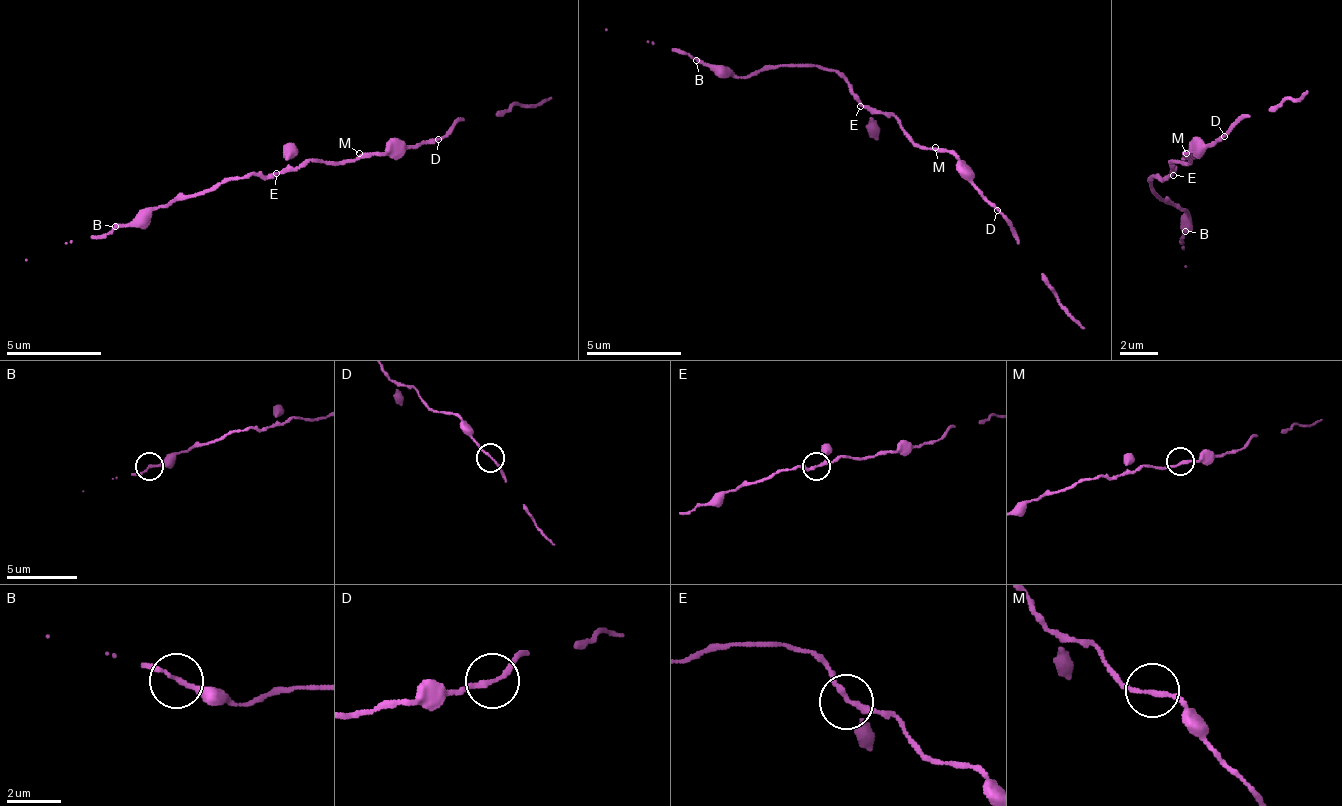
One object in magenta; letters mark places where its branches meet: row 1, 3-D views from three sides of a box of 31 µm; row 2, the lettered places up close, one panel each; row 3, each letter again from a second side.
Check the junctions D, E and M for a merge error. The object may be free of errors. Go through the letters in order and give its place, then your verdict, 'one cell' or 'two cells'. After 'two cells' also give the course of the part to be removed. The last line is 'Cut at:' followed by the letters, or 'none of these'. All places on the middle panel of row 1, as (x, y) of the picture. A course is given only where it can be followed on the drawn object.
D: place (997, 210); one cell
E: place (860, 106); one cell
M: place (935, 147); one cell
Cut at: none of these

